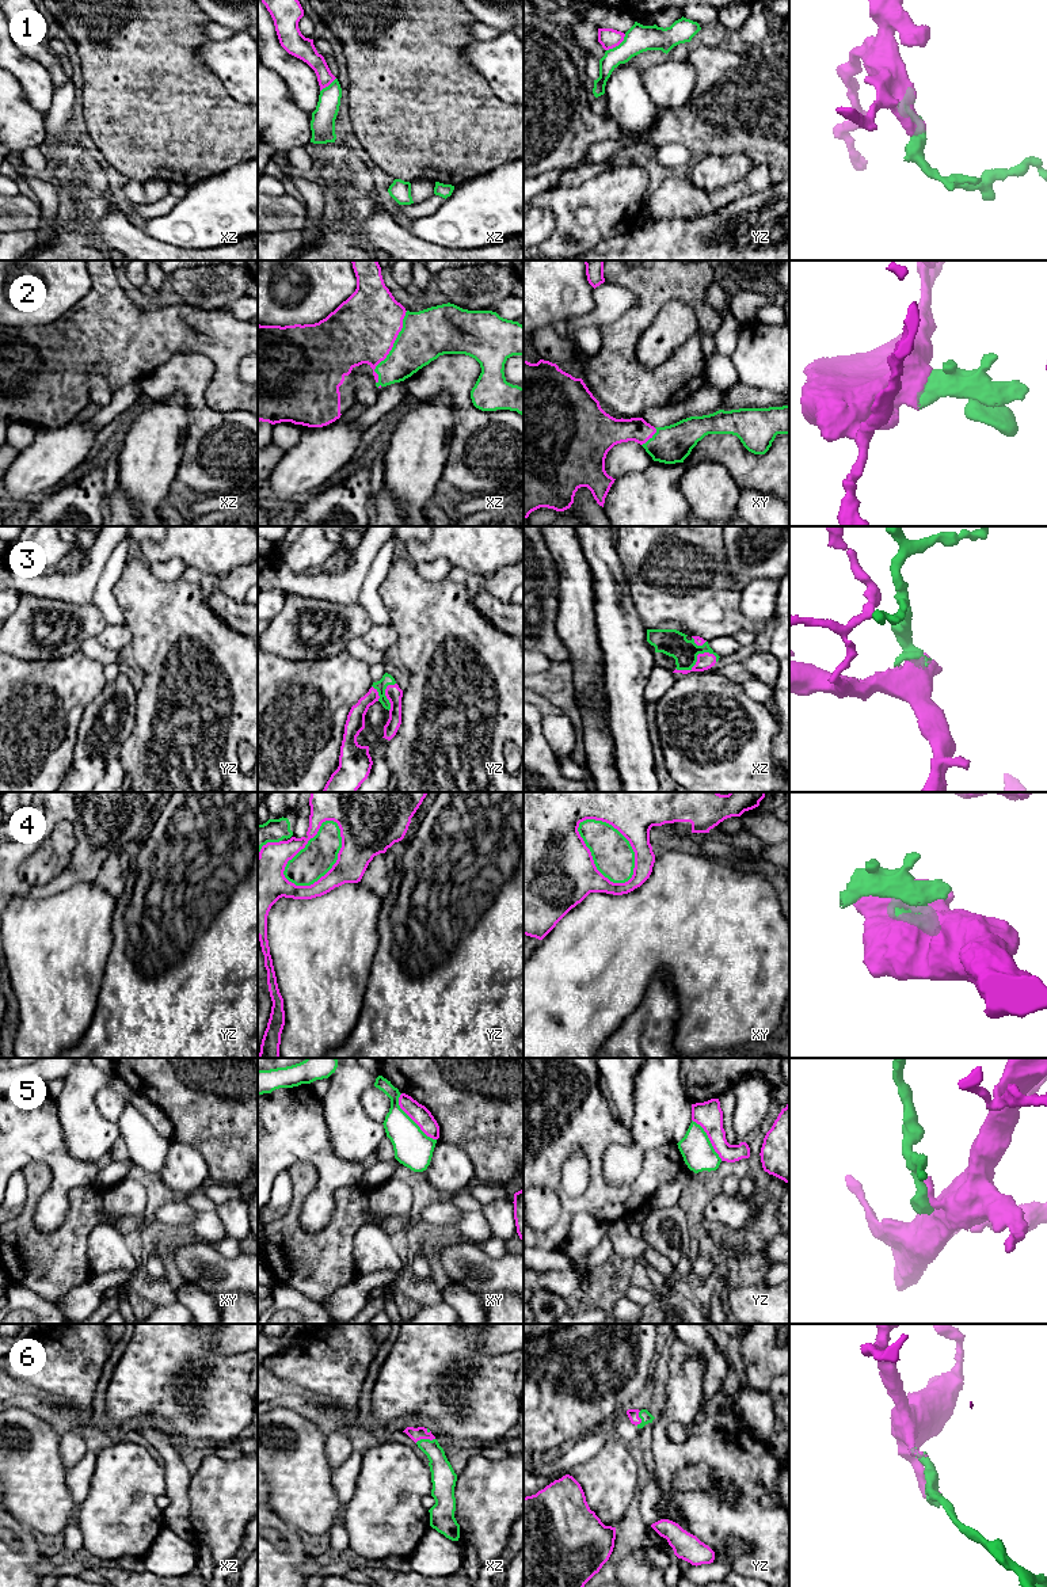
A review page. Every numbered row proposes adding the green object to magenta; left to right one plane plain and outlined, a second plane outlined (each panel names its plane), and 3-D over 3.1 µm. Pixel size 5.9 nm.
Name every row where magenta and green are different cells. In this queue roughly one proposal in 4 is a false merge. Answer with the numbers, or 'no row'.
1, 4, 5

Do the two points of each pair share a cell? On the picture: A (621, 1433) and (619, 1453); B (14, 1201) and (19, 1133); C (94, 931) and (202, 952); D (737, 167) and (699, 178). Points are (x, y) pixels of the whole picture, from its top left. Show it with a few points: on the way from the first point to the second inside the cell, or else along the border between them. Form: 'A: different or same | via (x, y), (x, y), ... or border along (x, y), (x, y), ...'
A: different | border along (627, 1442), (619, 1438), (609, 1438), (593, 1457)
B: different | border along (21, 1168), (14, 1173)
C: different | border along (117, 905), (113, 913), (111, 950), (103, 966)
D: same | via (727, 170), (708, 174)

